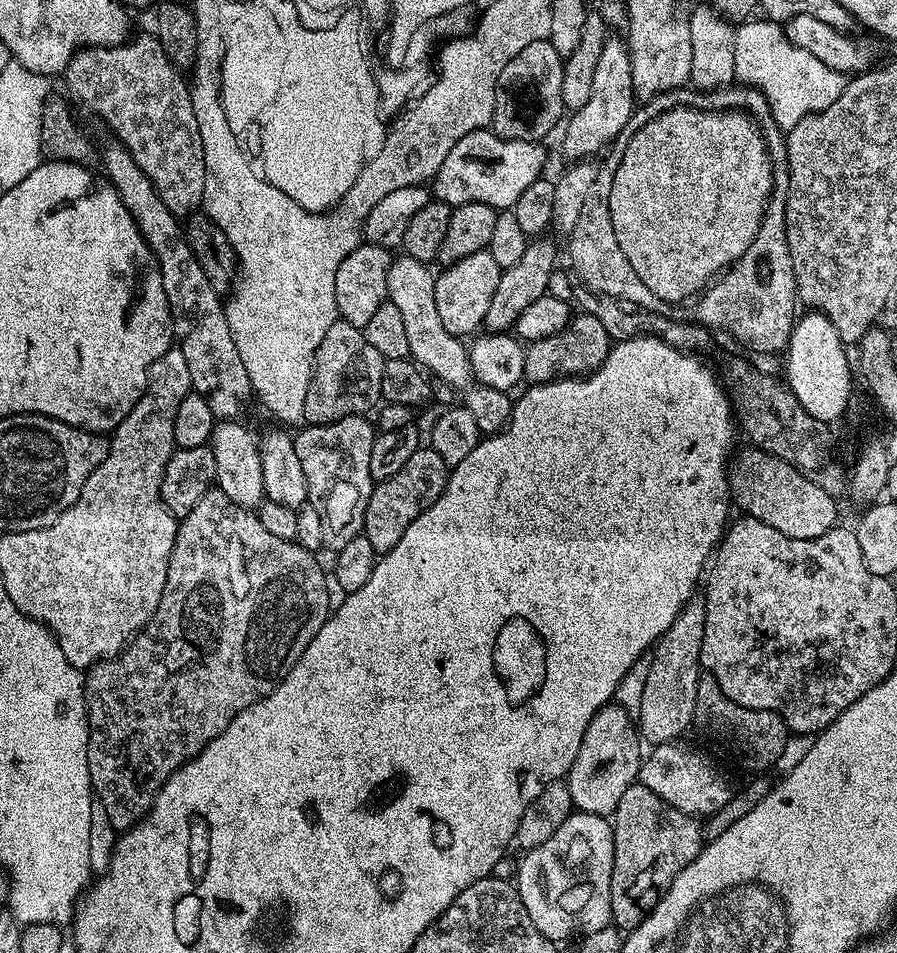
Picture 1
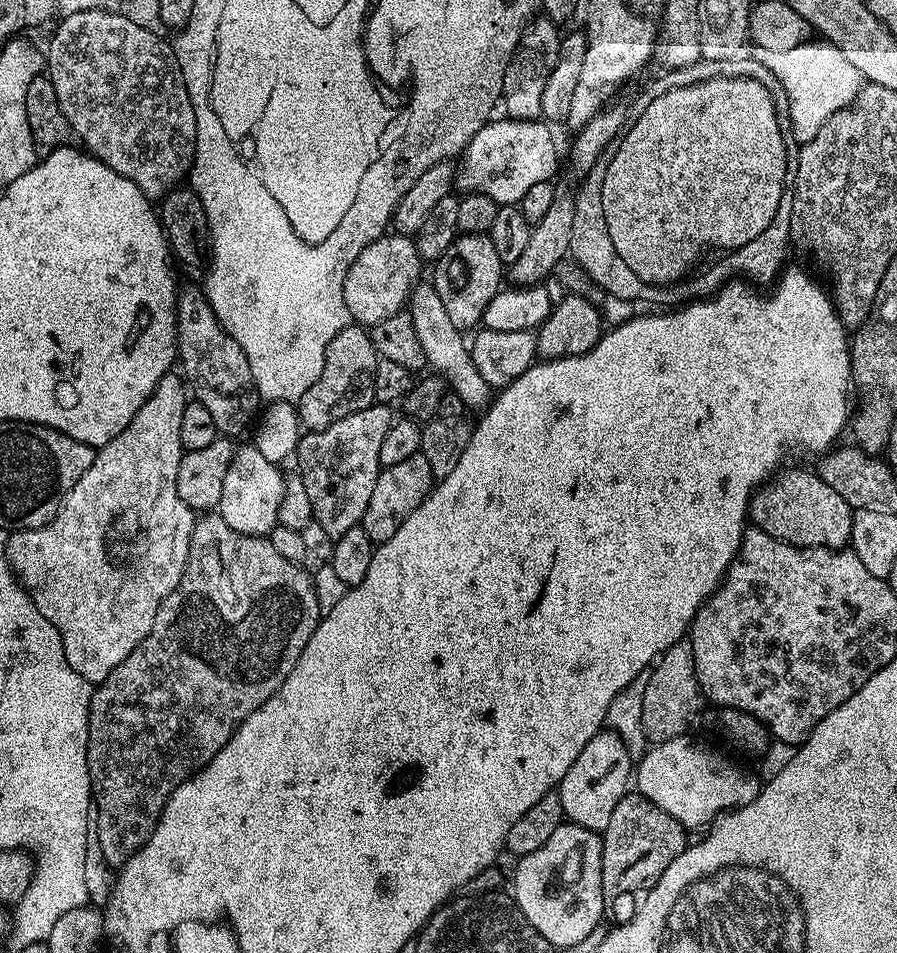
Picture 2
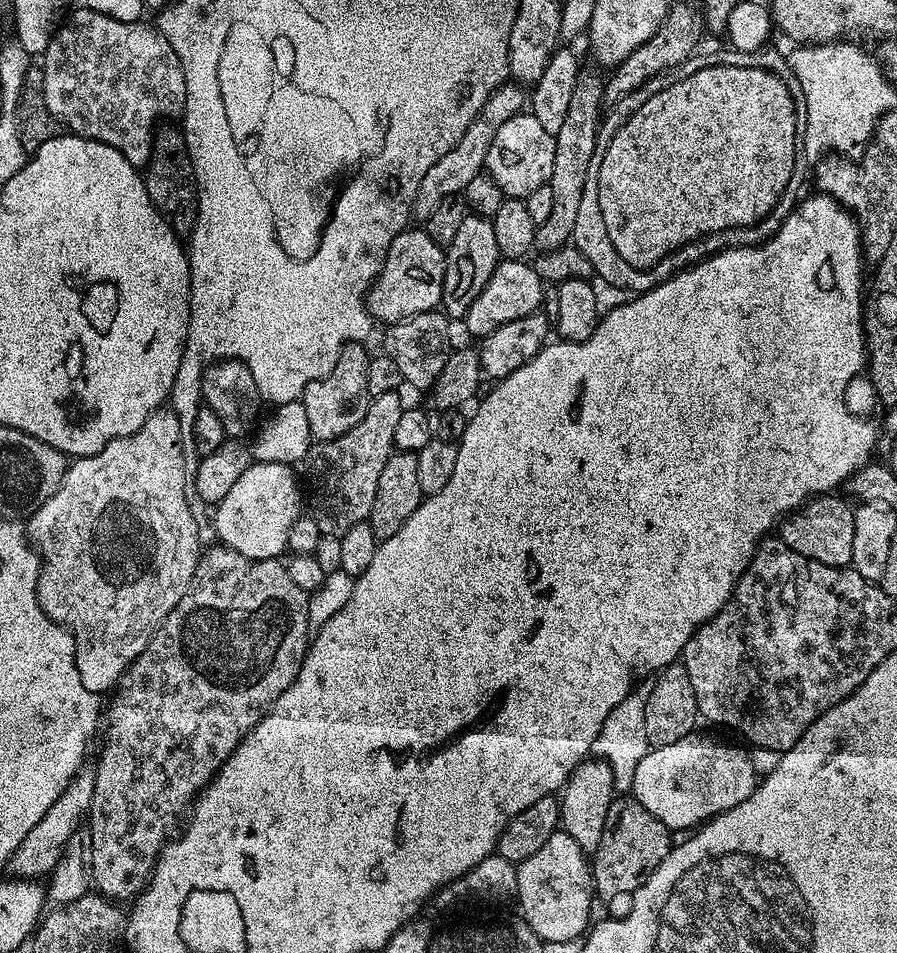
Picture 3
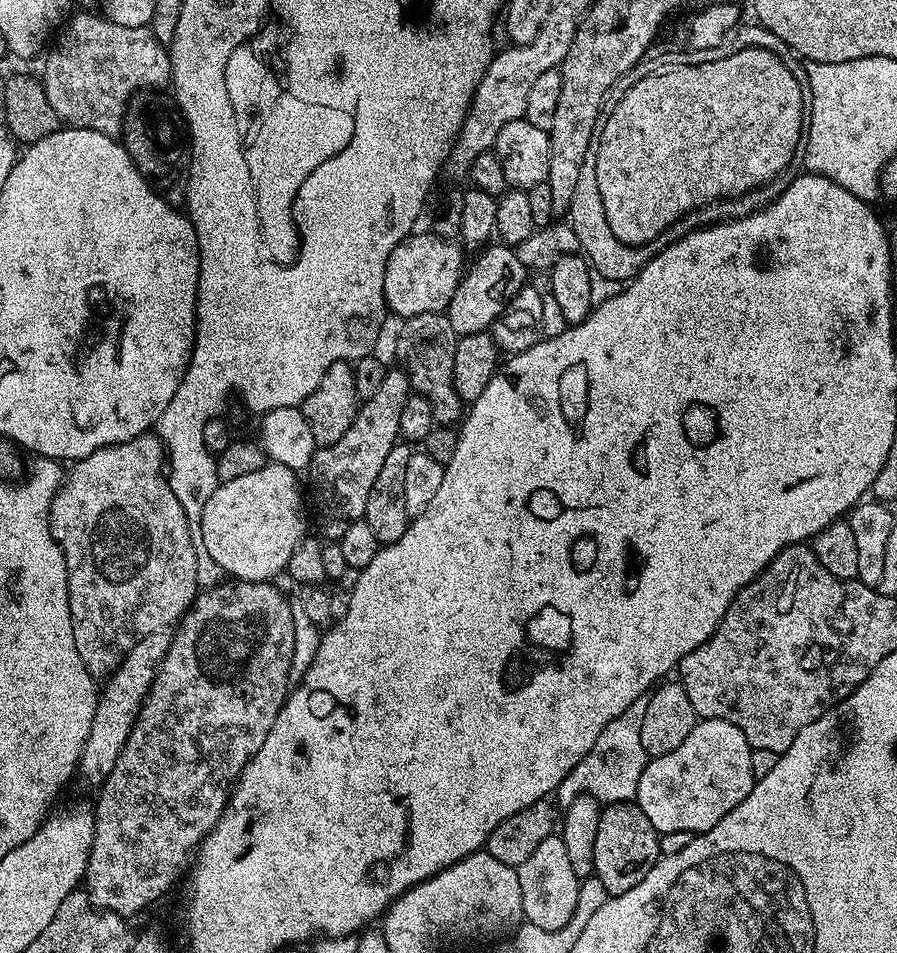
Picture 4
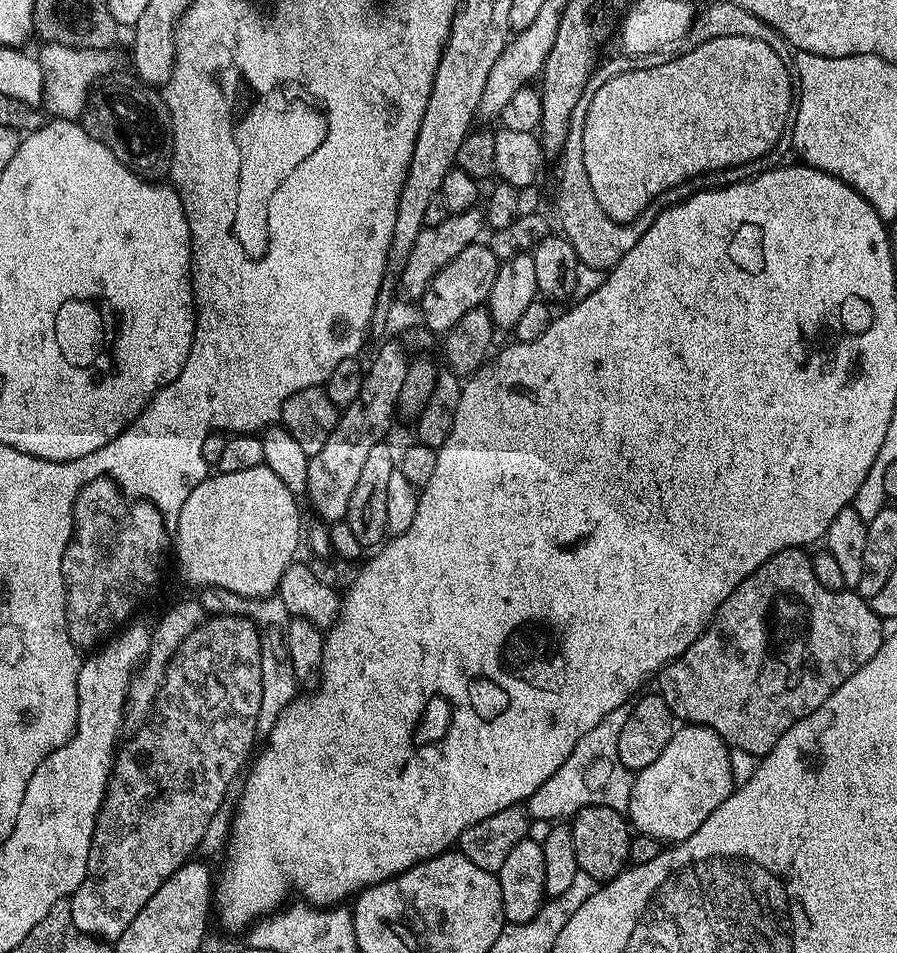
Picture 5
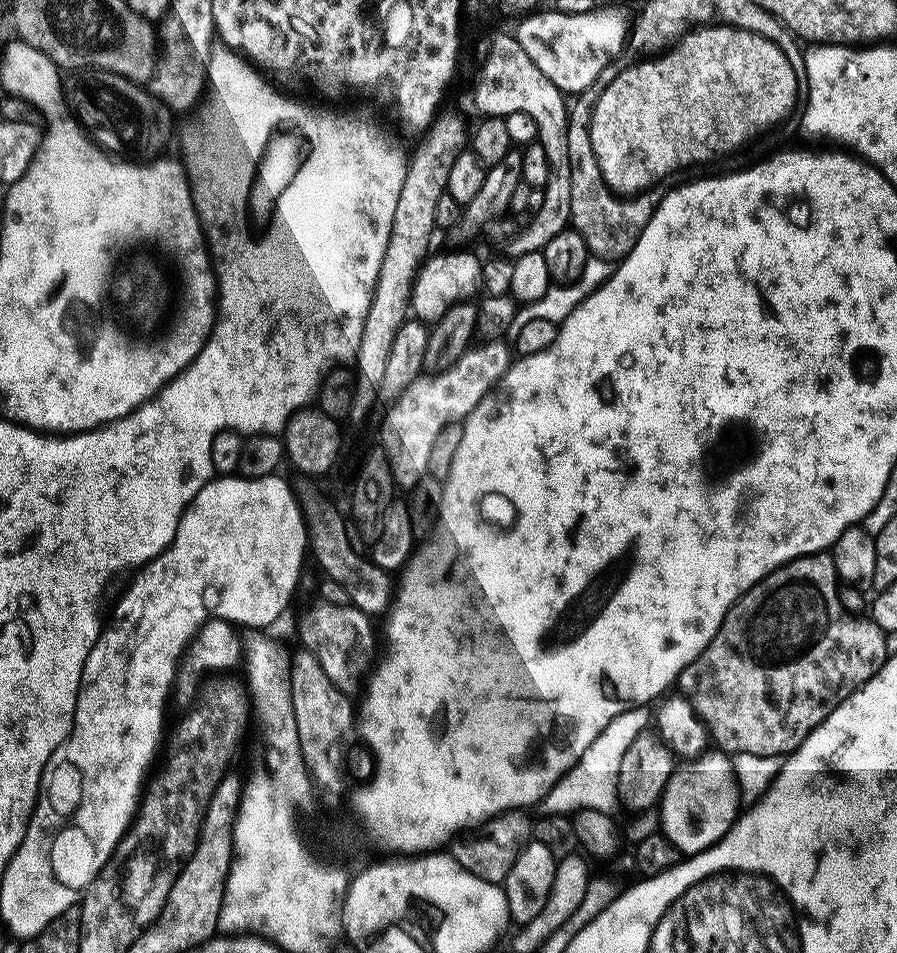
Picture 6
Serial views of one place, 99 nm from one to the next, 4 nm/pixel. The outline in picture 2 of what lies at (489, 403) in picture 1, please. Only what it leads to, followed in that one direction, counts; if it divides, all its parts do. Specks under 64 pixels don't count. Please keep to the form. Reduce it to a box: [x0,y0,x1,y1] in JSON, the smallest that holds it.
[406,282,493,409]

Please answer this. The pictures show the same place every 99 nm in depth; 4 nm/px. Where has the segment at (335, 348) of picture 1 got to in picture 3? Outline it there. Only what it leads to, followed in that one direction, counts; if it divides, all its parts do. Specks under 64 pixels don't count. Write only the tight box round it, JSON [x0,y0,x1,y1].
[306,342,370,441]

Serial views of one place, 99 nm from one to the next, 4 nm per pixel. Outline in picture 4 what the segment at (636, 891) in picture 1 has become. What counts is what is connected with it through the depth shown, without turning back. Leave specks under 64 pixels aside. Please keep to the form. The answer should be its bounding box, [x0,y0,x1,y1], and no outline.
[592,802,662,896]

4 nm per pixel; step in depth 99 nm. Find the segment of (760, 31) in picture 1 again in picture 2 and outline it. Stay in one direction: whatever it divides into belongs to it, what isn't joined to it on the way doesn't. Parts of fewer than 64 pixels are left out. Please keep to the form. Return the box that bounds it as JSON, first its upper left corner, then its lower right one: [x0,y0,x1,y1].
[758,42,862,145]

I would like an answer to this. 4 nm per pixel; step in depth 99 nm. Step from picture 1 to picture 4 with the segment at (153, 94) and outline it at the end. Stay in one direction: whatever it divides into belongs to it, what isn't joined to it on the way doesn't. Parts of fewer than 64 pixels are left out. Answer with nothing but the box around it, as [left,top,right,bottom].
[42,12,172,138]

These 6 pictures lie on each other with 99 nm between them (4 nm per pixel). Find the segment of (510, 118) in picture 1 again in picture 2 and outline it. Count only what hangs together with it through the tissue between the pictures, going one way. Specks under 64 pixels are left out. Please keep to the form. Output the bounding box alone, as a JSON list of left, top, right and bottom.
[502,18,562,120]

